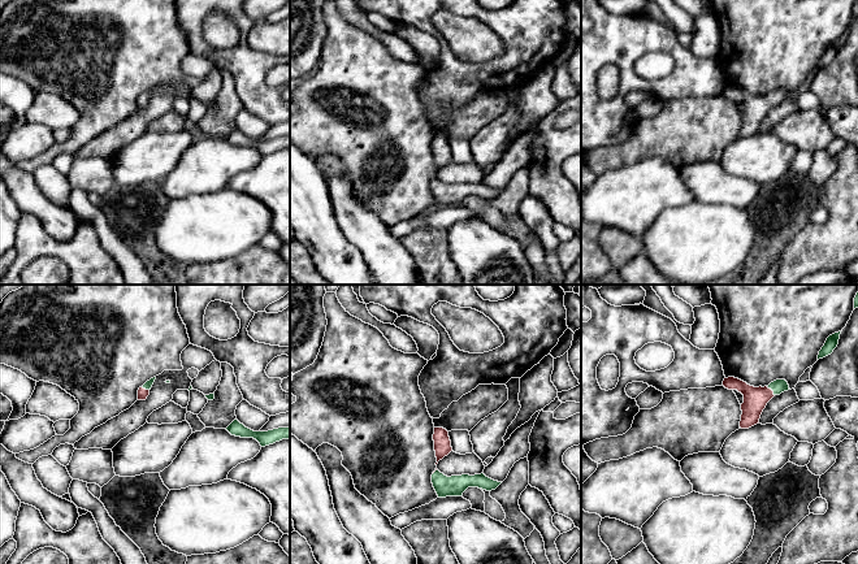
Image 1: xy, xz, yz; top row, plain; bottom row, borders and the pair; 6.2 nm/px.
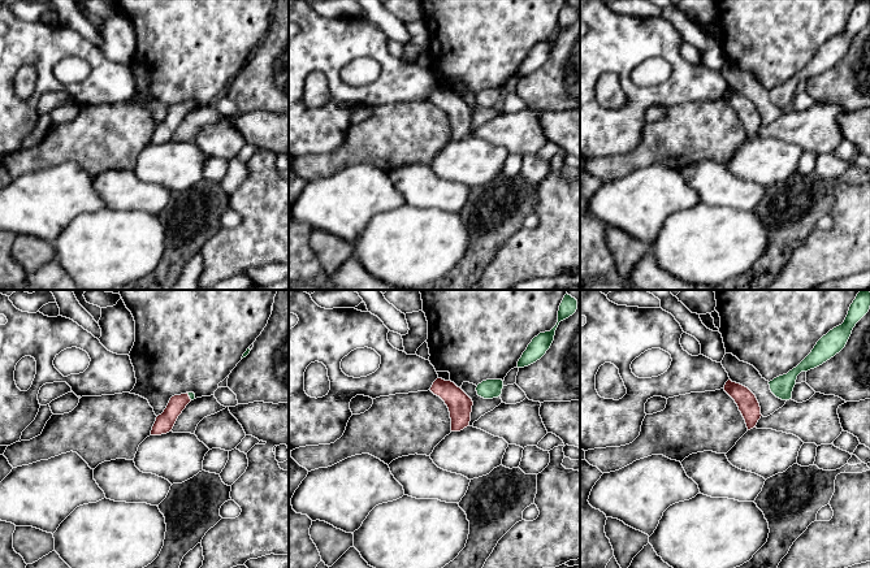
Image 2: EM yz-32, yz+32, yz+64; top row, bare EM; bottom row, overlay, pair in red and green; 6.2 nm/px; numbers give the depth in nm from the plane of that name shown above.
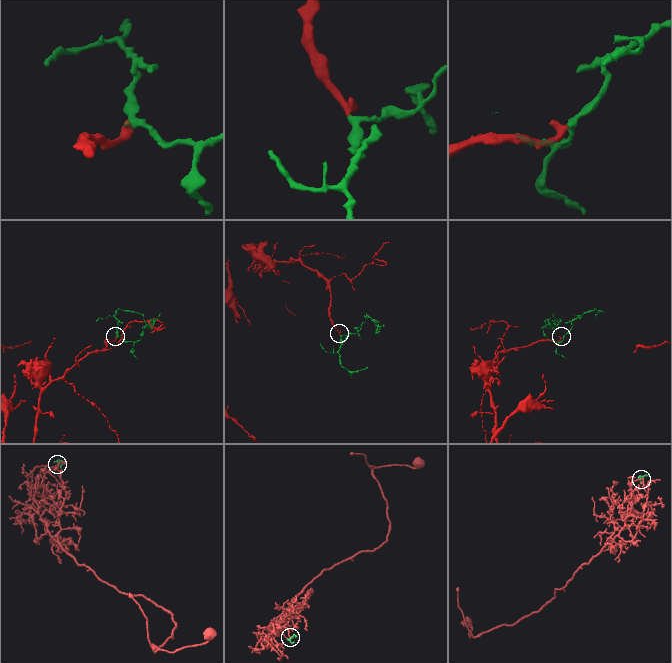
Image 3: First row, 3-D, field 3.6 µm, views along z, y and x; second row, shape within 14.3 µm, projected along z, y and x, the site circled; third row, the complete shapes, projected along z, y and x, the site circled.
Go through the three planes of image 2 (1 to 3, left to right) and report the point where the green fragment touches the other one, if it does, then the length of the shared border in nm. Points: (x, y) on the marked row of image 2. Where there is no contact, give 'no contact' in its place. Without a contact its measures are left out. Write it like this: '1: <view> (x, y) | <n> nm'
1: yz-32 (189, 397) | 60 nm
2: no contact
3: no contact

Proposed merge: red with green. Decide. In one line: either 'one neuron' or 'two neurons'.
one neuron

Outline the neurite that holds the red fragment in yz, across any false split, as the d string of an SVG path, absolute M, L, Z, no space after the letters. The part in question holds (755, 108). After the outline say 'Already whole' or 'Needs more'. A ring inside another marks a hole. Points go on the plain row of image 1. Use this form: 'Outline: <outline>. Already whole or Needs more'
Outline: M728 86L724 87L723 95L728 99L737 99L744 104L744 112L741 113L741 138L749 138L759 133L760 123L767 112L775 104L780 104L781 101L790 99L785 88L776 88L764 96L754 96L738 87Z. Needs more

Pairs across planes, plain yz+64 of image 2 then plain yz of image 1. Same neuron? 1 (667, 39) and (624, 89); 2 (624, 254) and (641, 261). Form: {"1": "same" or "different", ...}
{"1": "same", "2": "different"}

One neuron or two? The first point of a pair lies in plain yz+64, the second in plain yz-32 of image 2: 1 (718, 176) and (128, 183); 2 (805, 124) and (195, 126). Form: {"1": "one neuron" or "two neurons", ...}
{"1": "one neuron", "2": "two neurons"}

